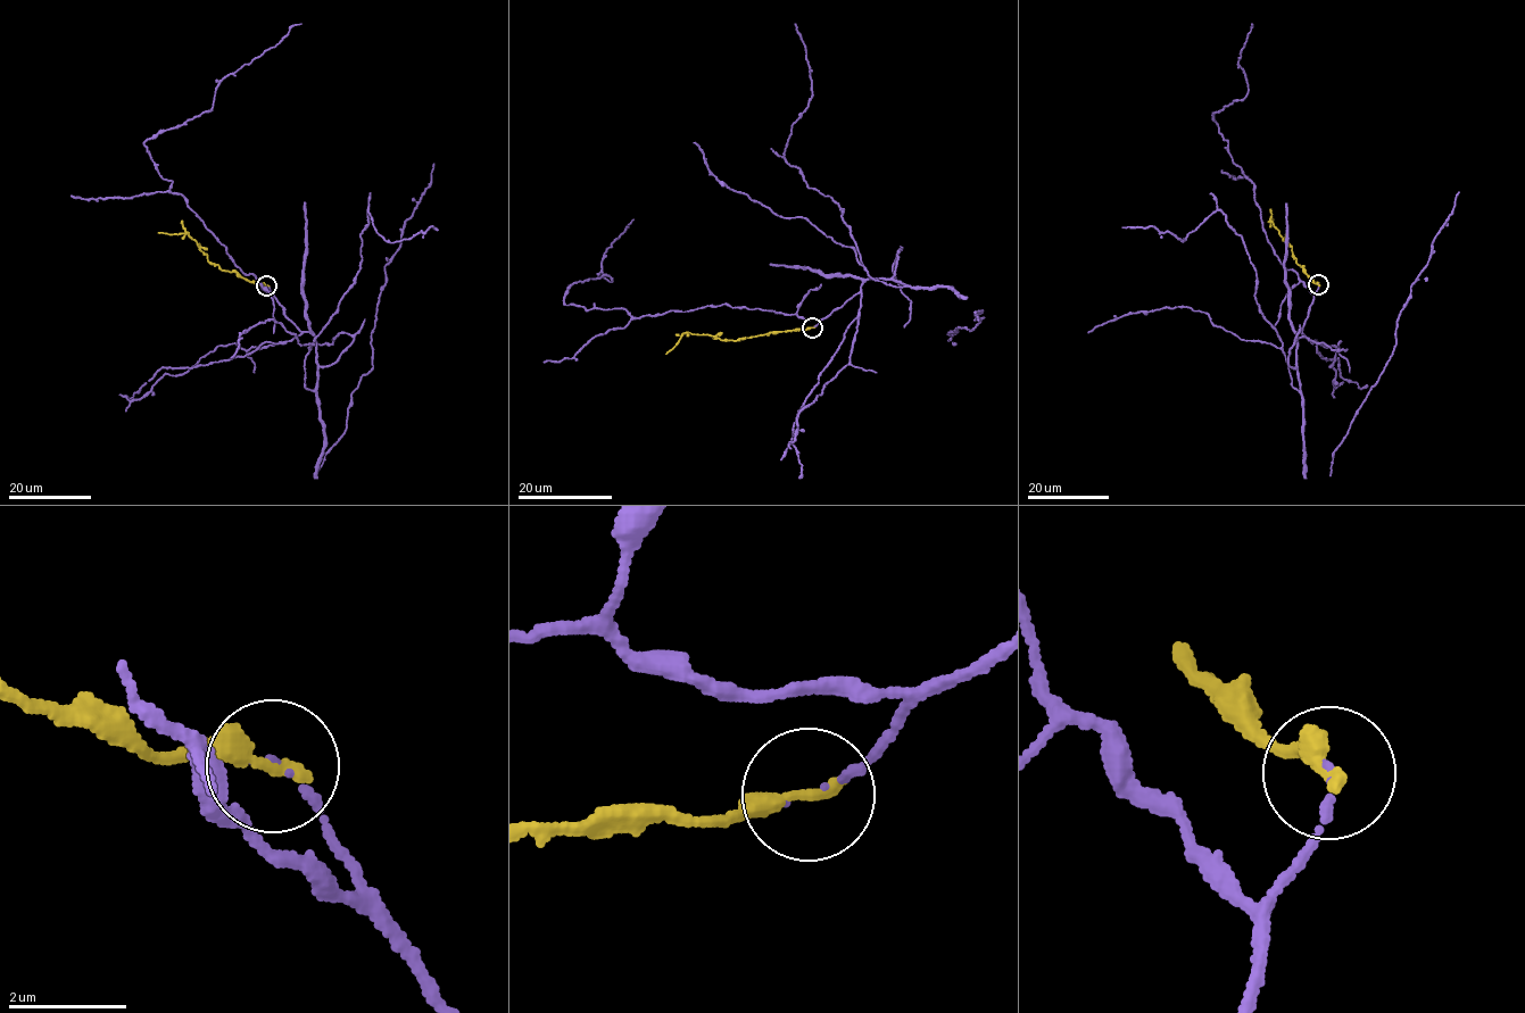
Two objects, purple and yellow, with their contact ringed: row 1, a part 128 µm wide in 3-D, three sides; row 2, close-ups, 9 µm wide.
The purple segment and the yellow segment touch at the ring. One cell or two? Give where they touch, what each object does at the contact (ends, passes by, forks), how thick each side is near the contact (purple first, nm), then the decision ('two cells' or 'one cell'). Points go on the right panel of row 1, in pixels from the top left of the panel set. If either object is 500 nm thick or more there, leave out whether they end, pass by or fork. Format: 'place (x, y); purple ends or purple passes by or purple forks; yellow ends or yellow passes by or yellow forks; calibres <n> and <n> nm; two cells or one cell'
place (1318, 284); purple ends; yellow ends; calibres 100 and 340 nm; two cells

